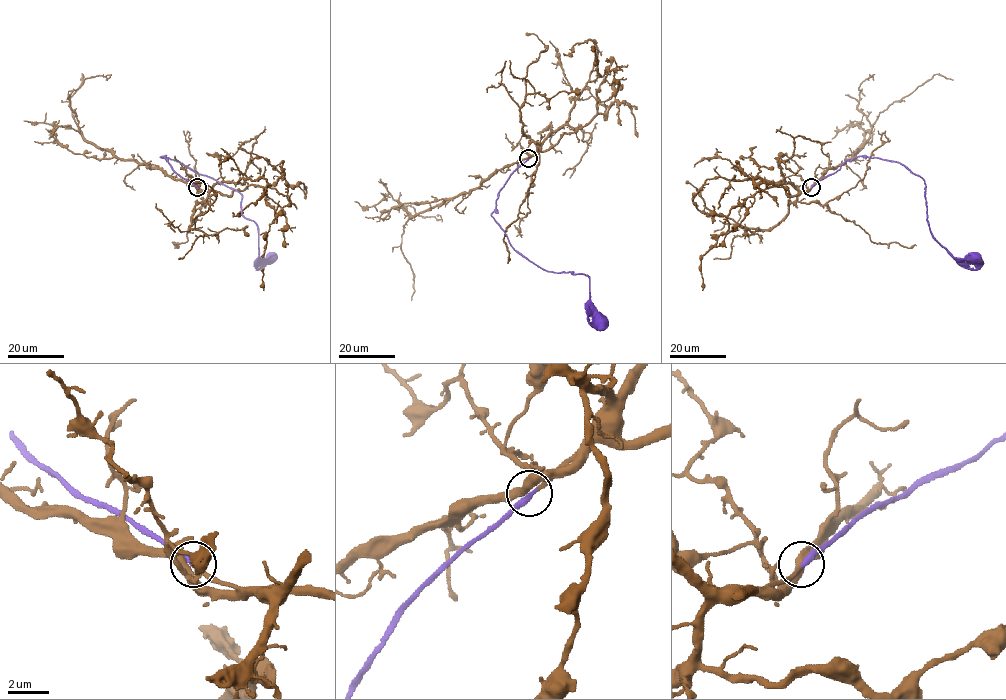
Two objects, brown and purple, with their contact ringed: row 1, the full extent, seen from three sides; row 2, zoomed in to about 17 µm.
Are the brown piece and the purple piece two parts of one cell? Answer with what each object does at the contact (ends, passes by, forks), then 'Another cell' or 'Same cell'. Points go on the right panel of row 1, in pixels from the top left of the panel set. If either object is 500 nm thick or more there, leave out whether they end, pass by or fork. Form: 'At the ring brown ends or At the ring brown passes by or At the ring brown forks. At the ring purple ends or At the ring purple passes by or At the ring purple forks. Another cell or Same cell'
At the ring brown passes by. At the ring purple ends. Same cell

